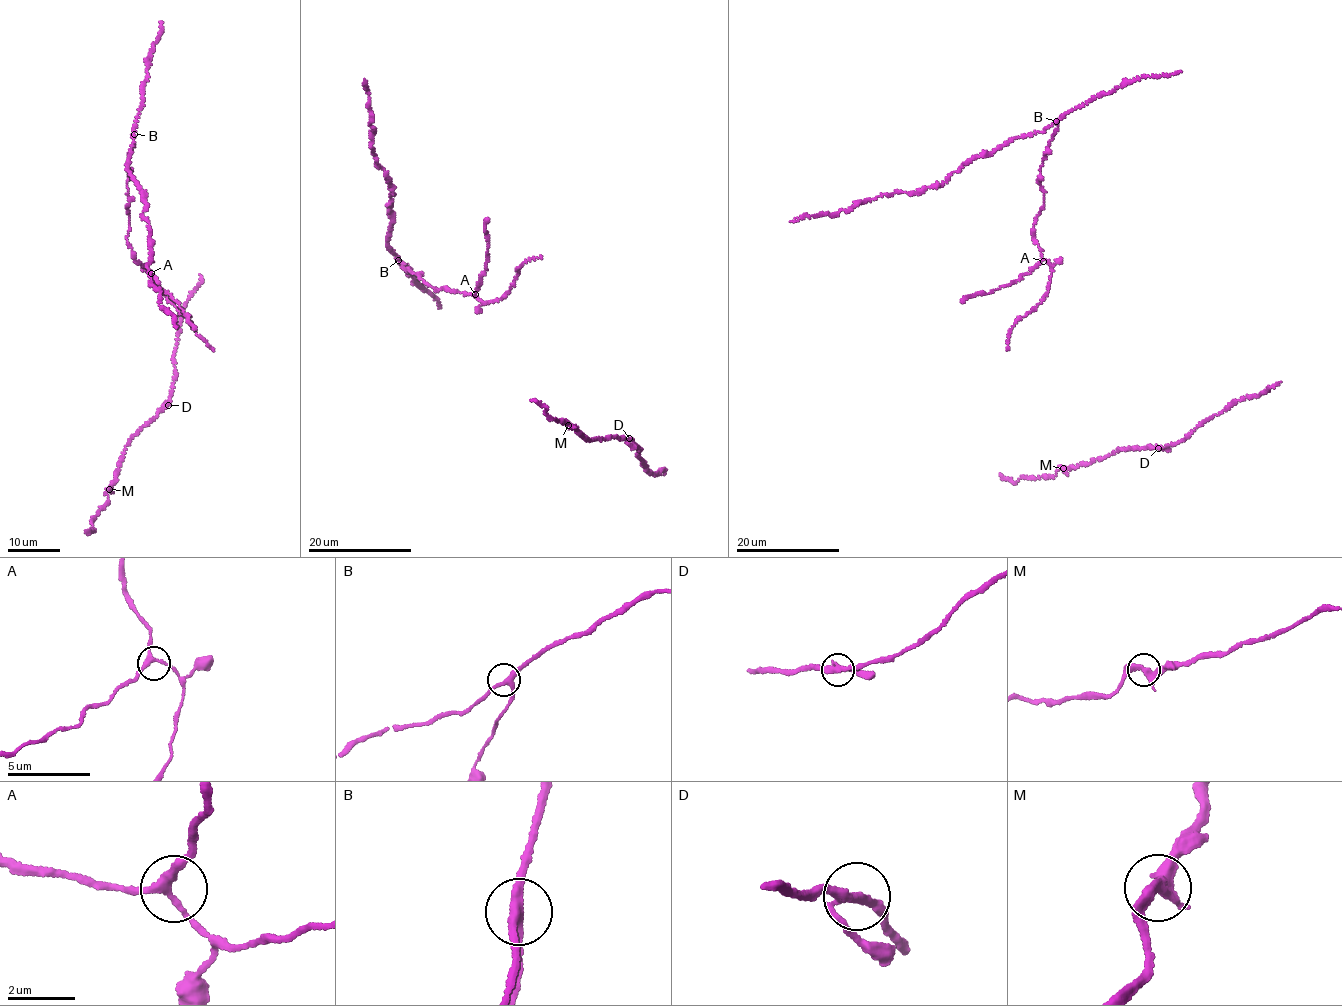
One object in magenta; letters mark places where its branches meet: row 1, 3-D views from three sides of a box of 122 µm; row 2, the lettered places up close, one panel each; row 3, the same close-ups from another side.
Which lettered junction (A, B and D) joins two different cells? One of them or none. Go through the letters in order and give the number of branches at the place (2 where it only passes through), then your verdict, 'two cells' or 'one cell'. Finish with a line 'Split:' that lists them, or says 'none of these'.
A: branches 3; one cell
B: branches 3; one cell
D: branches 3; one cell
Split: none of these

